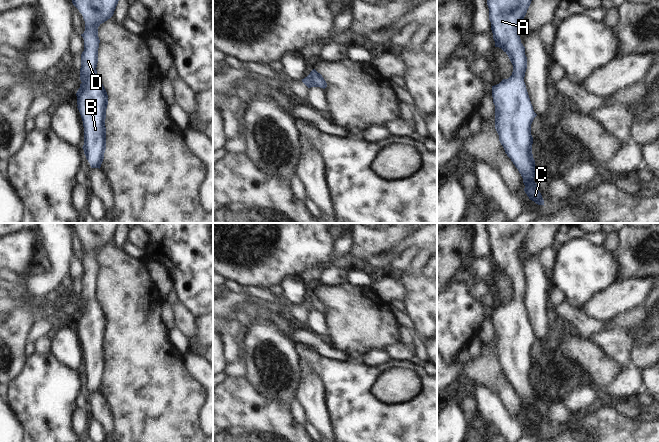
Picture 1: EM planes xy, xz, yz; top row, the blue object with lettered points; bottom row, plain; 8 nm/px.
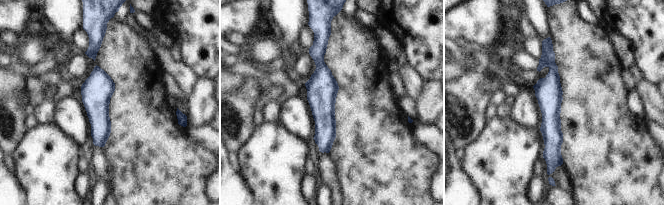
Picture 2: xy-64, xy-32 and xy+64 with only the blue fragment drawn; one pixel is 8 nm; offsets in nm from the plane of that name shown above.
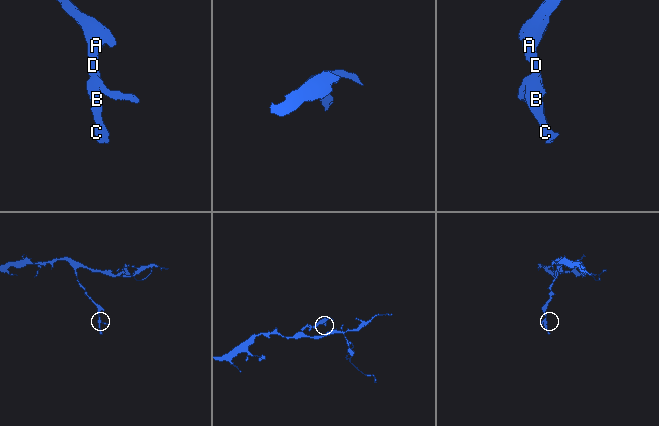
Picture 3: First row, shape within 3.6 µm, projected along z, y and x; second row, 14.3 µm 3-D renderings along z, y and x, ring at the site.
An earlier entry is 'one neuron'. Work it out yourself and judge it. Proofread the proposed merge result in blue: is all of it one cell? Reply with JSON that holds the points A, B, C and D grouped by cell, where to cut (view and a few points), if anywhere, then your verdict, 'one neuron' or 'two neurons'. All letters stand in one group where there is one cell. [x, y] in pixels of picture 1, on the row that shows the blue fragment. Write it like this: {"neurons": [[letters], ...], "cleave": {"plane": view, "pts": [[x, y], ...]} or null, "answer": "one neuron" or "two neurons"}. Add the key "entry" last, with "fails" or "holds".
{"neurons": [["A", "B", "C", "D"]], "cleave": null, "answer": "one neuron", "entry": "holds"}

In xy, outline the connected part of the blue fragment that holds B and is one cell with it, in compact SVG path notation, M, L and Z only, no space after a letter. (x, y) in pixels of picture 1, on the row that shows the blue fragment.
M72 0L85 21L84 51L81 54L80 88L77 108L84 127L83 150L91 168L99 168L106 150L106 109L108 95L97 74L98 27L110 19L119 0Z

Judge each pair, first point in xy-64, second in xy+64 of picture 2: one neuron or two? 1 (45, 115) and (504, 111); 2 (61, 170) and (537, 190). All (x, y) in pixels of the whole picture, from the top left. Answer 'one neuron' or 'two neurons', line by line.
1: one neuron
2: two neurons

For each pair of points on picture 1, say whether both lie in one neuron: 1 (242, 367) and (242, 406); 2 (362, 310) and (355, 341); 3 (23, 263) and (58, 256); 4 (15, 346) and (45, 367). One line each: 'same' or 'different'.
1: different
2: same
3: different
4: different

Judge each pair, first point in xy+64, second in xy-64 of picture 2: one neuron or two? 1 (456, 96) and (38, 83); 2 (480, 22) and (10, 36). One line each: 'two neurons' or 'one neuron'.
1: two neurons
2: two neurons

